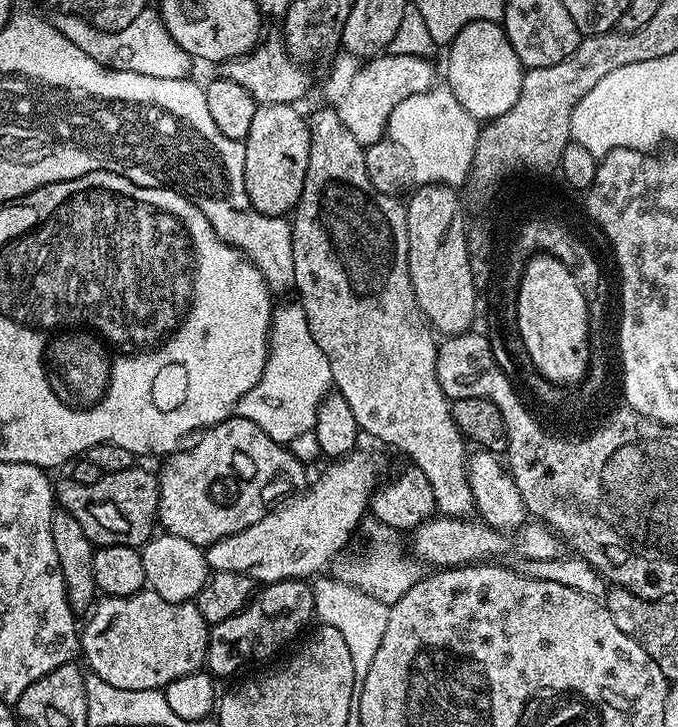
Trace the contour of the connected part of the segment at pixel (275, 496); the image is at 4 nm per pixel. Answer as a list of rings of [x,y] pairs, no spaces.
[[[235,414],[213,428],[203,429],[187,446],[171,453],[163,461],[164,469],[159,469],[159,527],[167,535],[207,546],[253,526],[273,505],[305,487],[304,468],[300,465],[299,458],[291,456],[288,451],[285,445],[271,440],[261,428],[254,426],[254,422]]]

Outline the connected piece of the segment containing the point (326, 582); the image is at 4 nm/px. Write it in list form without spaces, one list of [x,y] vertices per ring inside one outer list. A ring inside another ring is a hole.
[[[326,575],[315,577],[311,583],[315,619],[320,624],[326,624],[338,630],[345,639],[346,646],[350,646],[350,654],[354,658],[354,662],[357,666],[365,668],[373,661],[377,647],[381,645],[386,630],[389,607],[378,602],[377,599],[371,598],[368,594],[362,594],[357,588],[343,580]]]

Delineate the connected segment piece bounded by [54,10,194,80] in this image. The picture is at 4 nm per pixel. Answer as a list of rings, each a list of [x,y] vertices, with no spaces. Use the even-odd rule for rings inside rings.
[[[145,10],[134,18],[125,28],[105,30],[97,28],[95,24],[84,19],[83,16],[69,16],[60,14],[55,17],[55,26],[59,32],[66,34],[72,41],[81,42],[90,48],[92,57],[119,72],[133,72],[134,74],[150,74],[150,78],[178,78],[185,79],[194,65],[194,58],[166,30],[161,22],[159,13]]]

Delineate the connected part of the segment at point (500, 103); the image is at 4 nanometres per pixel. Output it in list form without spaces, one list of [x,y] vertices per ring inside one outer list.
[[[497,21],[468,23],[452,39],[447,52],[446,86],[468,114],[490,121],[506,114],[514,106],[521,93],[525,71],[503,27]]]

